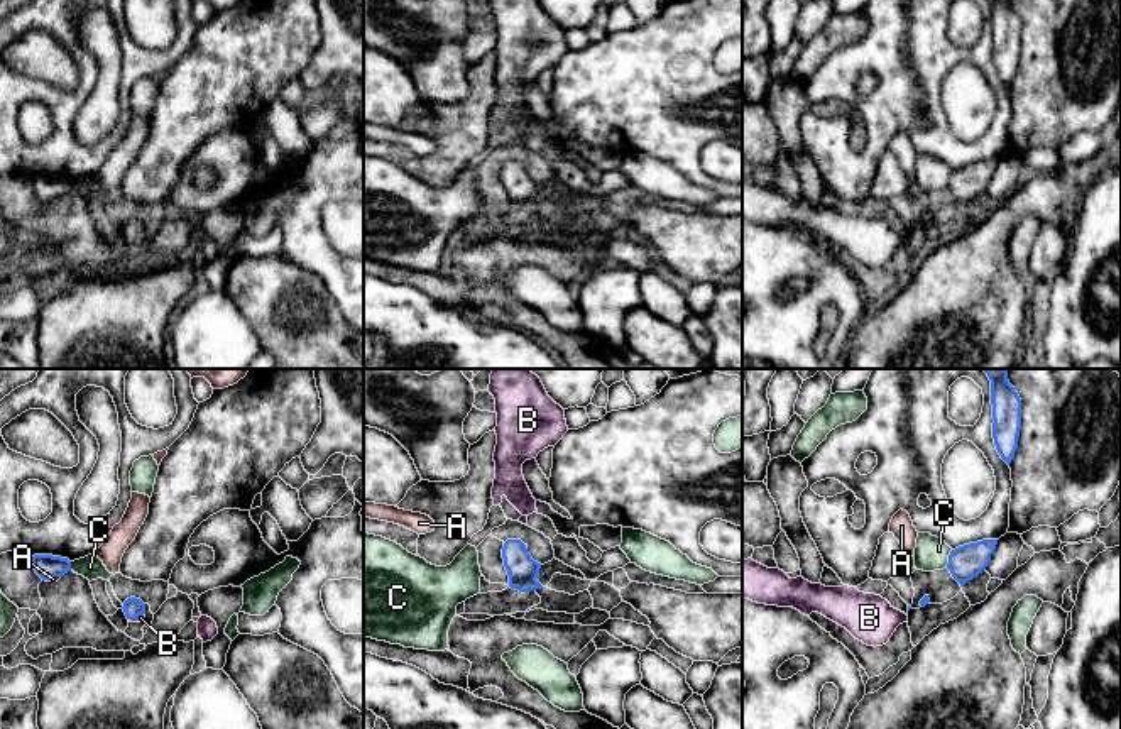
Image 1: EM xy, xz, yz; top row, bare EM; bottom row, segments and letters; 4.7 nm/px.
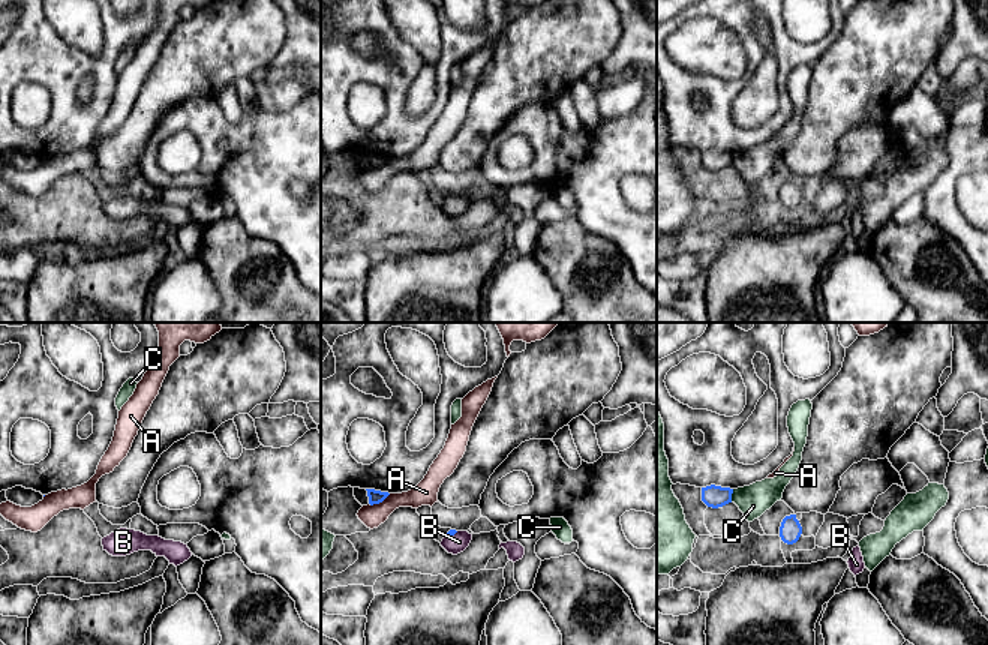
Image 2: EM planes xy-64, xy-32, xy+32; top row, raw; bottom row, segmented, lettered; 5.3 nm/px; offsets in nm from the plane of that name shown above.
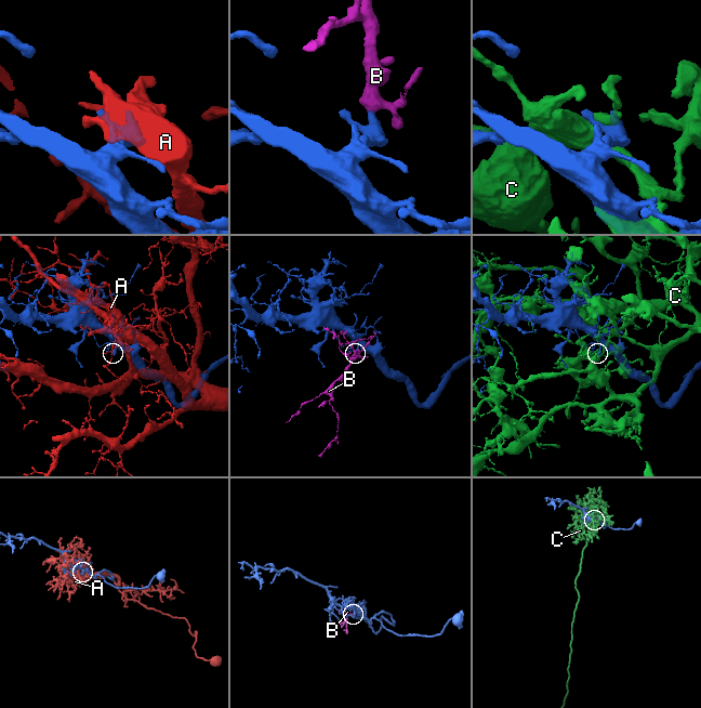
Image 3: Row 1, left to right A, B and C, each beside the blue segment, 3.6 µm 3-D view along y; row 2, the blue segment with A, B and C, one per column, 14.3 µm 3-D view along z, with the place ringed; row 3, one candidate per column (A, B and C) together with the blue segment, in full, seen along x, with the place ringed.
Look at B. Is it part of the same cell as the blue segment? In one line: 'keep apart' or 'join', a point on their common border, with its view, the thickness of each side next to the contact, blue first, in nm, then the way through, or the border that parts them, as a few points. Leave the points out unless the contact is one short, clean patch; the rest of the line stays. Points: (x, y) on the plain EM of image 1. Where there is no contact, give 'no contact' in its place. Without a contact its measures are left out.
join; meets blue in xy at (136, 237); 90 nm thick on the blue side, 30 nm on the other; runs through xy (132, 229), (136, 237), (141, 239)

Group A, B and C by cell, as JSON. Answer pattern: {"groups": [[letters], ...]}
{"groups": [["A"], ["B"], ["C"]]}

